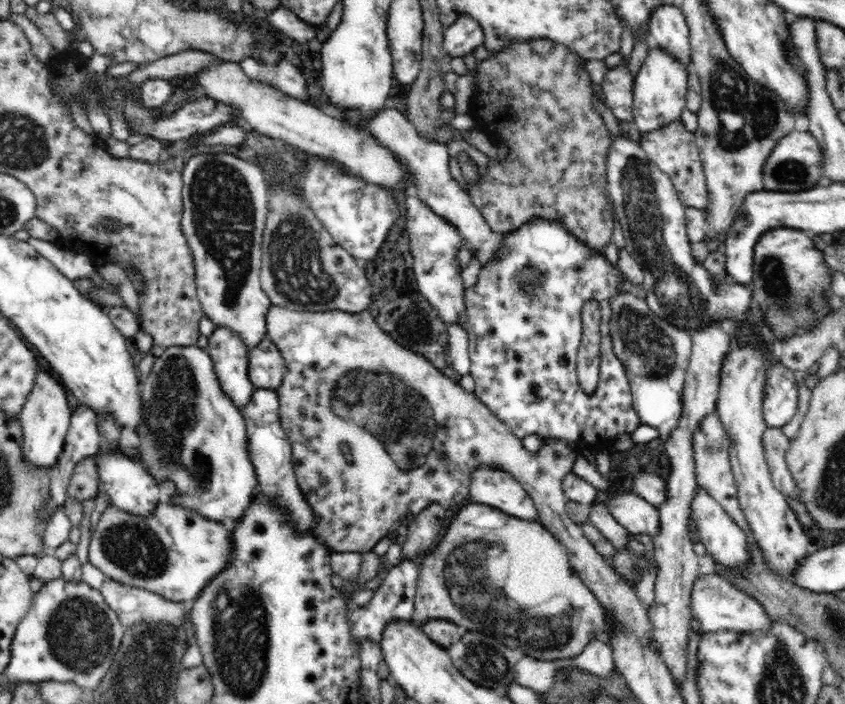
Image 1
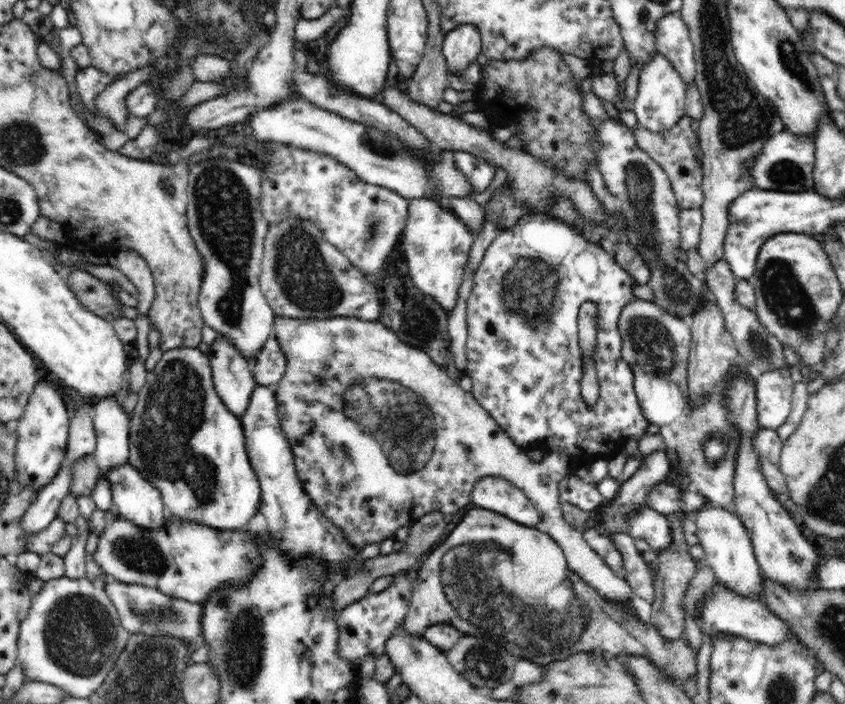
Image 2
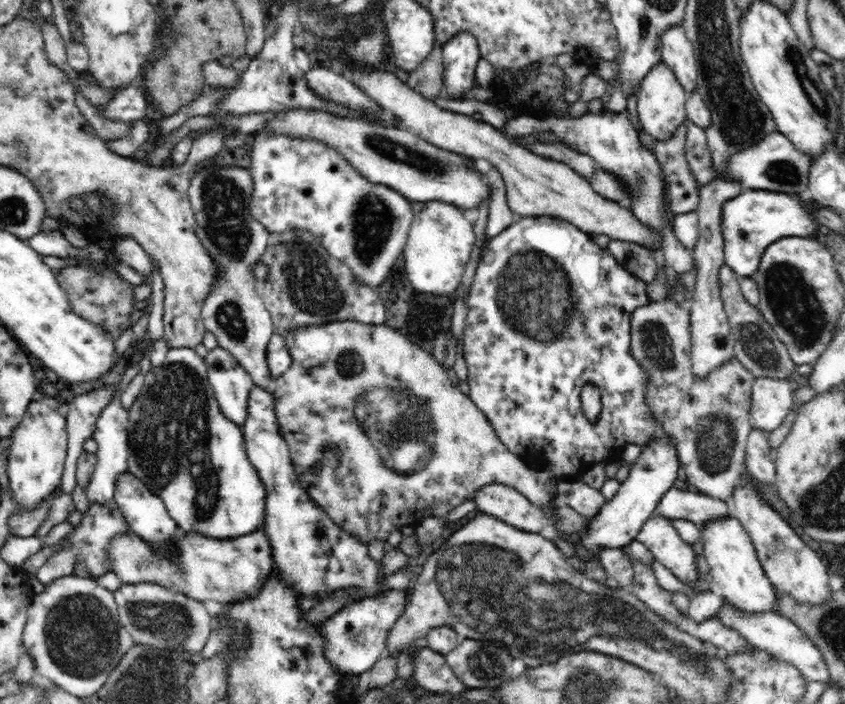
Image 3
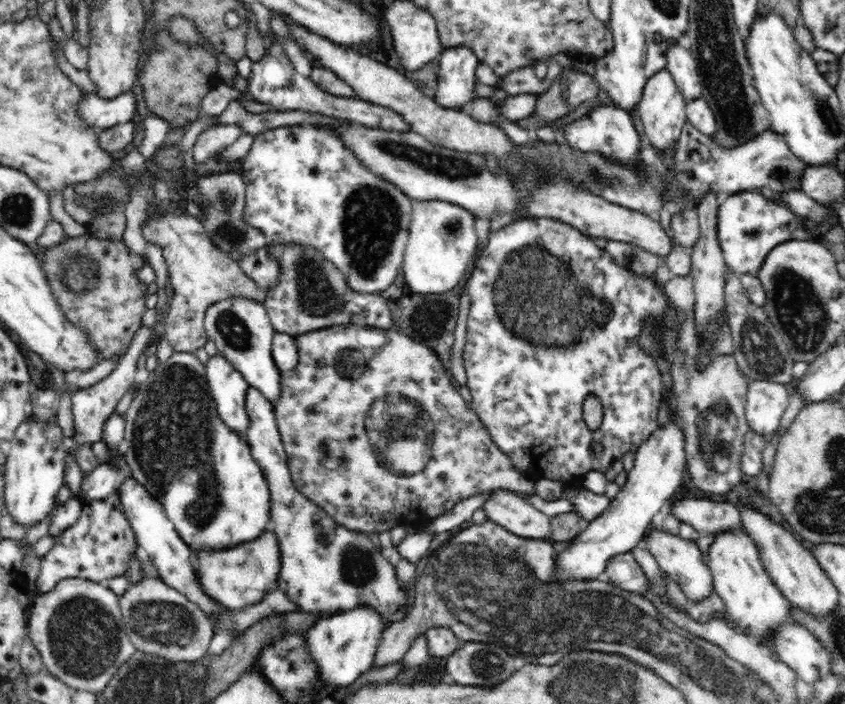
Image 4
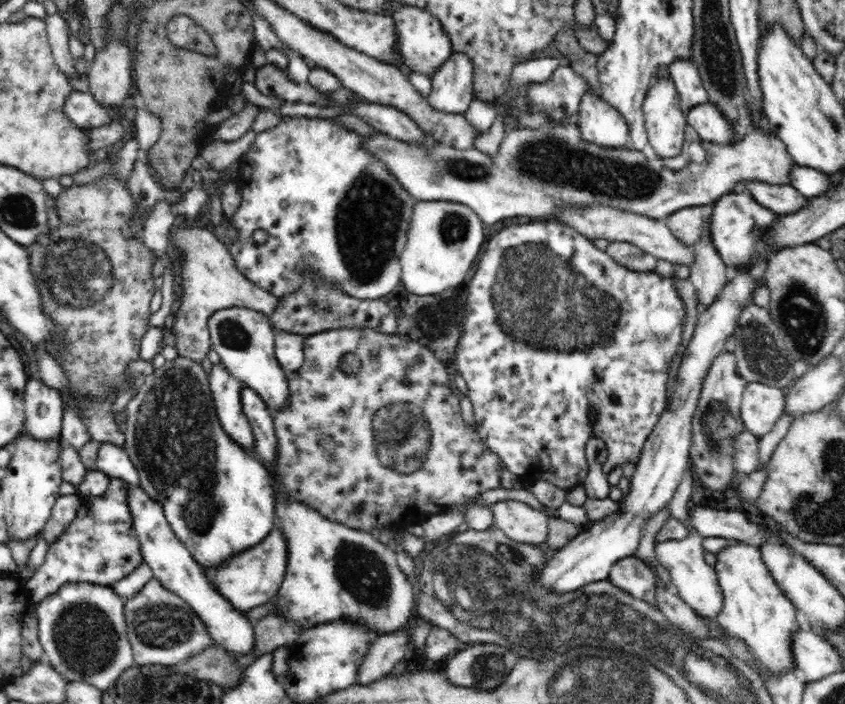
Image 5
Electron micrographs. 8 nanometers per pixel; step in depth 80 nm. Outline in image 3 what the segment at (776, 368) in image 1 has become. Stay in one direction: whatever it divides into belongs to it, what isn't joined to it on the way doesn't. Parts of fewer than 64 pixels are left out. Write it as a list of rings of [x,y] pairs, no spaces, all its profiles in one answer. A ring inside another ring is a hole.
[[[758,378],[751,388],[749,416],[754,429],[772,432],[792,407],[792,387],[787,378]]]

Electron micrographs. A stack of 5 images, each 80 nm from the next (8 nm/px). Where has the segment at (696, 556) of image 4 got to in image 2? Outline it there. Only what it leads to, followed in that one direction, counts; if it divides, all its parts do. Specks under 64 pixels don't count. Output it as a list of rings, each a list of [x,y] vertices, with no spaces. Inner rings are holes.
[[[649,506],[629,519],[629,534],[636,540],[645,540],[658,553],[672,544],[671,523],[668,518]]]

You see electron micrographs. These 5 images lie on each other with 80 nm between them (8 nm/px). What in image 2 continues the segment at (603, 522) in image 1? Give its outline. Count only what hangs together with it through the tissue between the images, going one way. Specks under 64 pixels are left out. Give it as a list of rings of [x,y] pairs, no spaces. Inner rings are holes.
[[[615,533],[610,539],[622,553],[624,578],[632,592],[652,605],[655,602],[654,579],[644,555],[636,548],[635,539],[628,533]]]

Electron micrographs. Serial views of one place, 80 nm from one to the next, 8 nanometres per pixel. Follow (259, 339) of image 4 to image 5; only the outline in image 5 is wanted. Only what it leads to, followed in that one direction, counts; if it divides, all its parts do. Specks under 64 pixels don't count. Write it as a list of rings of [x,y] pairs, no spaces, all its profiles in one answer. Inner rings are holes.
[[[222,308],[218,312],[212,312],[212,316],[208,318],[208,330],[212,347],[221,358],[220,363],[234,378],[256,391],[273,414],[288,408],[288,379],[274,352],[276,329],[268,316],[251,308]]]

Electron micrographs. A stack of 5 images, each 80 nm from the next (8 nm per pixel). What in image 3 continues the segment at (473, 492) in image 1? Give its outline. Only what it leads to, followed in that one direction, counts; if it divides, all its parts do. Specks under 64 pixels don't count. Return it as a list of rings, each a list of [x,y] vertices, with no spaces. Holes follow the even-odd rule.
[[[504,484],[485,485],[472,499],[476,508],[522,532],[539,534],[552,525],[542,509]]]

